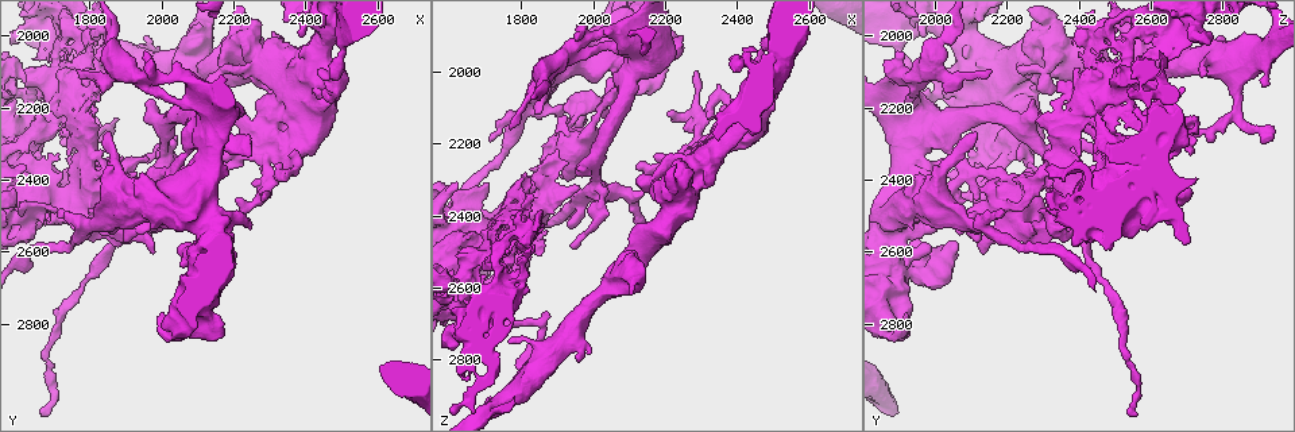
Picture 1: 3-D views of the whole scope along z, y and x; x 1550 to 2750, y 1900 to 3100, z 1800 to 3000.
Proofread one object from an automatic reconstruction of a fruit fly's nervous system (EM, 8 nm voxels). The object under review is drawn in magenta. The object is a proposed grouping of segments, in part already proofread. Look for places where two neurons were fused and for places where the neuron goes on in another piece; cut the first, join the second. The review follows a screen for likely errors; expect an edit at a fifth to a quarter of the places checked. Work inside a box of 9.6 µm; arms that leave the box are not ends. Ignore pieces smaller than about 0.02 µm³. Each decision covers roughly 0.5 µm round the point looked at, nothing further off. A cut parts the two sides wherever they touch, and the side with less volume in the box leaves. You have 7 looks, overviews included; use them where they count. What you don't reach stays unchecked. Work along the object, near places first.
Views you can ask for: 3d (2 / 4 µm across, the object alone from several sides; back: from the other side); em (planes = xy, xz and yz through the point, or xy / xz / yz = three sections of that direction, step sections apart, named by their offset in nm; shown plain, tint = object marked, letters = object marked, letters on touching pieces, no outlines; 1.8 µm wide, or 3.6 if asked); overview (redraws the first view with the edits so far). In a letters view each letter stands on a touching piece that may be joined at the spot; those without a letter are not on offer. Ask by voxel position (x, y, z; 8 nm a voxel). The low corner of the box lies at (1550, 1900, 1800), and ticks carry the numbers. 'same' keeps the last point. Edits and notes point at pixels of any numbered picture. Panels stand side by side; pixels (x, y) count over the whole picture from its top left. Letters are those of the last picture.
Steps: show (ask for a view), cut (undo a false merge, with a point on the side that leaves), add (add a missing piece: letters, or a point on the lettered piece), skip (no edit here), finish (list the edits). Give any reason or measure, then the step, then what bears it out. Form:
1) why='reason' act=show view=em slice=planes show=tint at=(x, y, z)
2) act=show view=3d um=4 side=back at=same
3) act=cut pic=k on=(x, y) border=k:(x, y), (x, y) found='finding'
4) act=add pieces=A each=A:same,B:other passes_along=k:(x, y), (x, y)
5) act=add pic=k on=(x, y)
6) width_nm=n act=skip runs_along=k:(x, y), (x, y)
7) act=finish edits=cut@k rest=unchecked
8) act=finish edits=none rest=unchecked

why='calibre changes' act=show view=em um=3.6 slice=planes show=tint at=(2240, 2020, 2330)

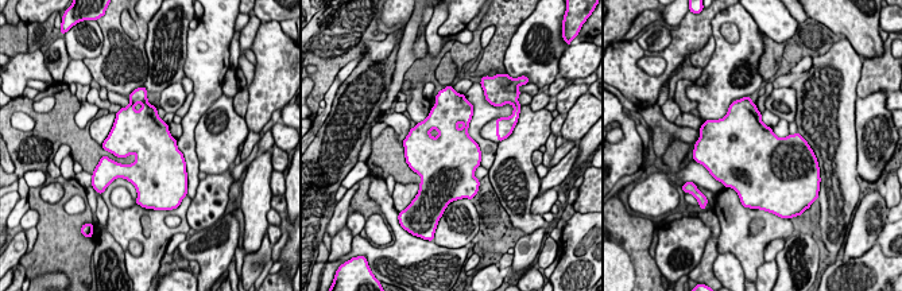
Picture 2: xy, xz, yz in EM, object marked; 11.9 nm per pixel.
why='see the neighbours' act=show view=em um=3.6 slice=planes show=letters at=same

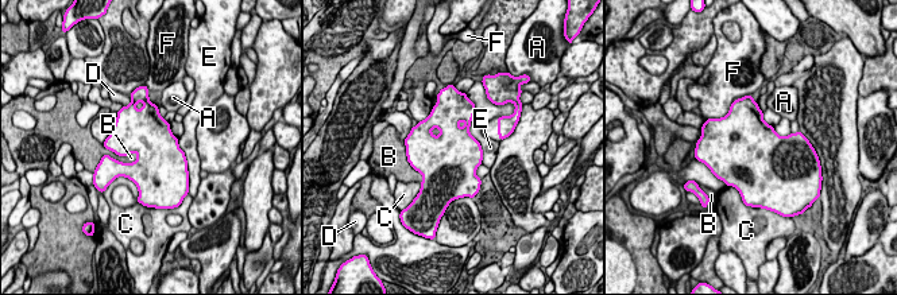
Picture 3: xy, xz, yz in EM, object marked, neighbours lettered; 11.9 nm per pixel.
act=skip each=A:other,B:other,C:other,D:other,E:other,F:other border=3:(138, 154), (132, 162), (122, 162) found='continuous, no second neuron'

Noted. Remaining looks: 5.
why='touches itself' act=show view=em um=3.6 slice=xy step=8 show=plain at=(1630, 2440, 2440)

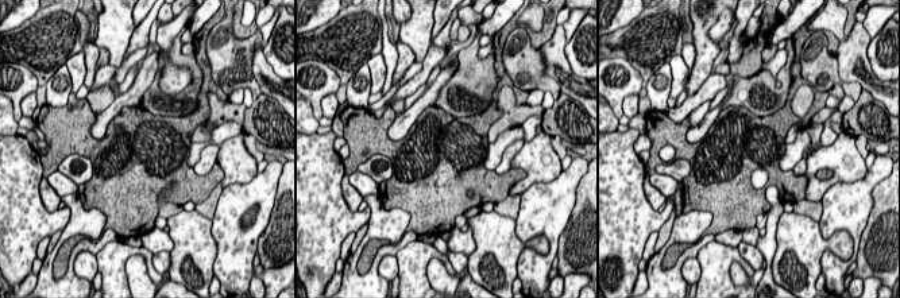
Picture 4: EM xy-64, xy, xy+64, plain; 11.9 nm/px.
why='what lies round it' act=show view=em um=3.6 slice=xy step=8 show=letters at=same

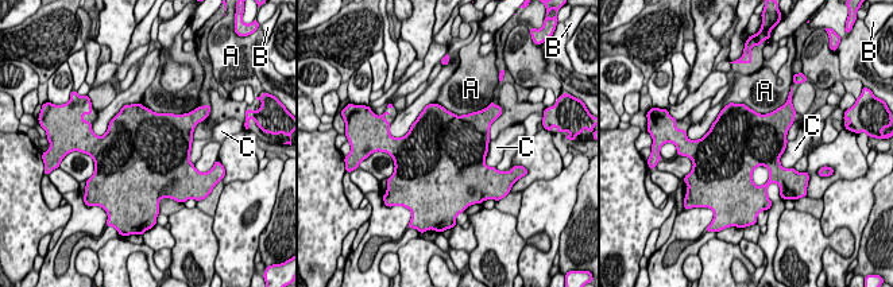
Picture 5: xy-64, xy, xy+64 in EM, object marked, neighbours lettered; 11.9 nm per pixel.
act=skip each=A:other,B:other,C:other border=5:(788, 142), (780, 156), (784, 169) found='one neuron here'

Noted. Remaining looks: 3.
why='arms part here' act=show view=3d um=2 side=back at=(1670, 2130, 2560)

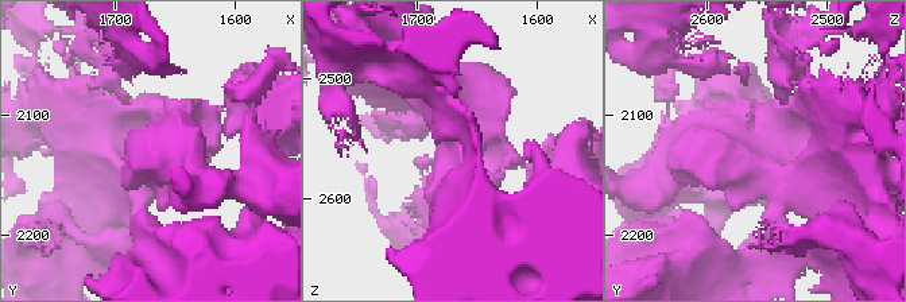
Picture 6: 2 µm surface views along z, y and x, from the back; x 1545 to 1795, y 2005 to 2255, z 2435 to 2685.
why='shape alone is not enough' act=show view=em um=3.6 slice=planes show=plain at=(1668, 2138, 2566)

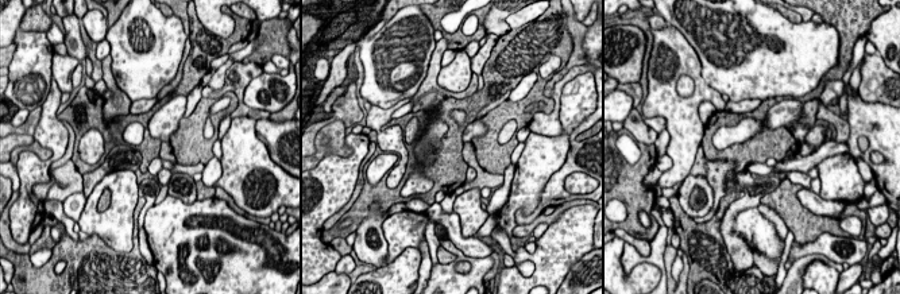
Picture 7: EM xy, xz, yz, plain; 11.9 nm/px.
act=show view=em um=3.6 slice=planes show=letters at=same

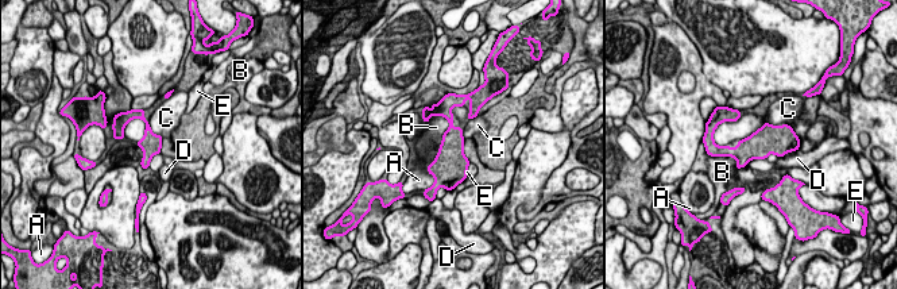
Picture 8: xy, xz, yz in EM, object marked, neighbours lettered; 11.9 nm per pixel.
width_nm=260 act=skip each=A:other,B:other,C:other,D:other,E:other found='continuous, no second neuron'

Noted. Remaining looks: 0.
act=finish edits=none rest=unchecked

